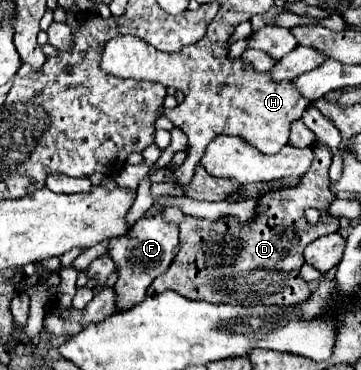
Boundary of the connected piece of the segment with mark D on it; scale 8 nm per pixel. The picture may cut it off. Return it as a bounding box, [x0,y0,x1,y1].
[152,142,336,306]

